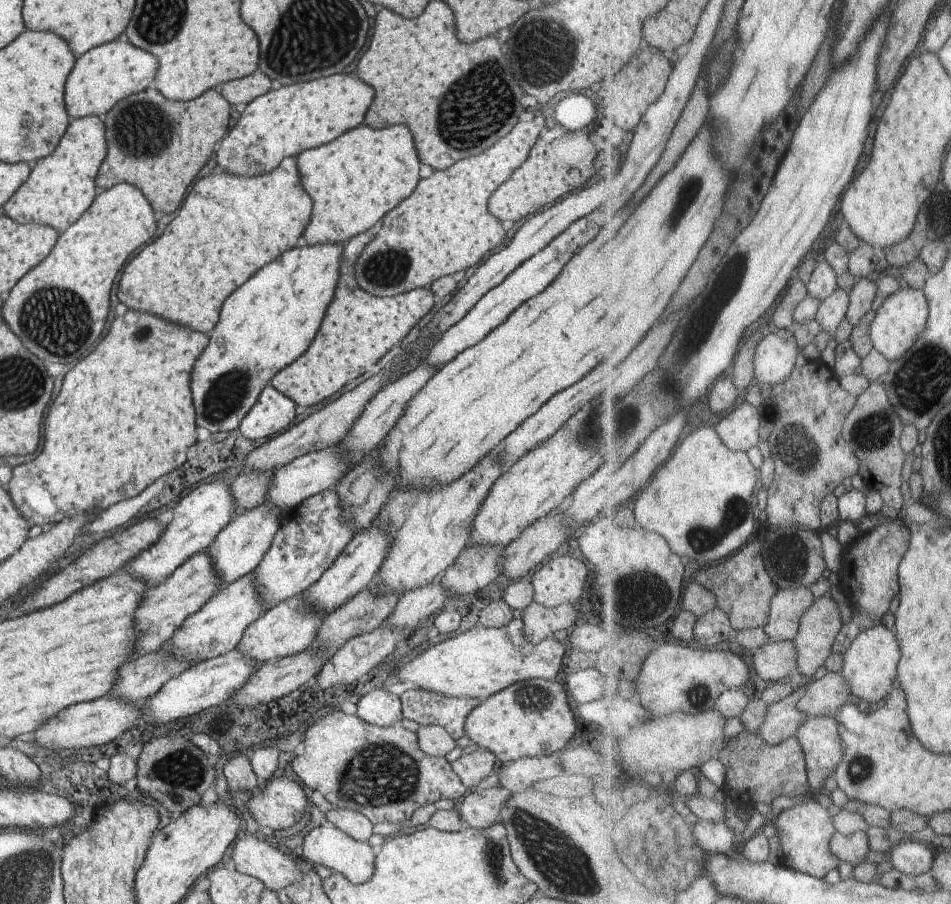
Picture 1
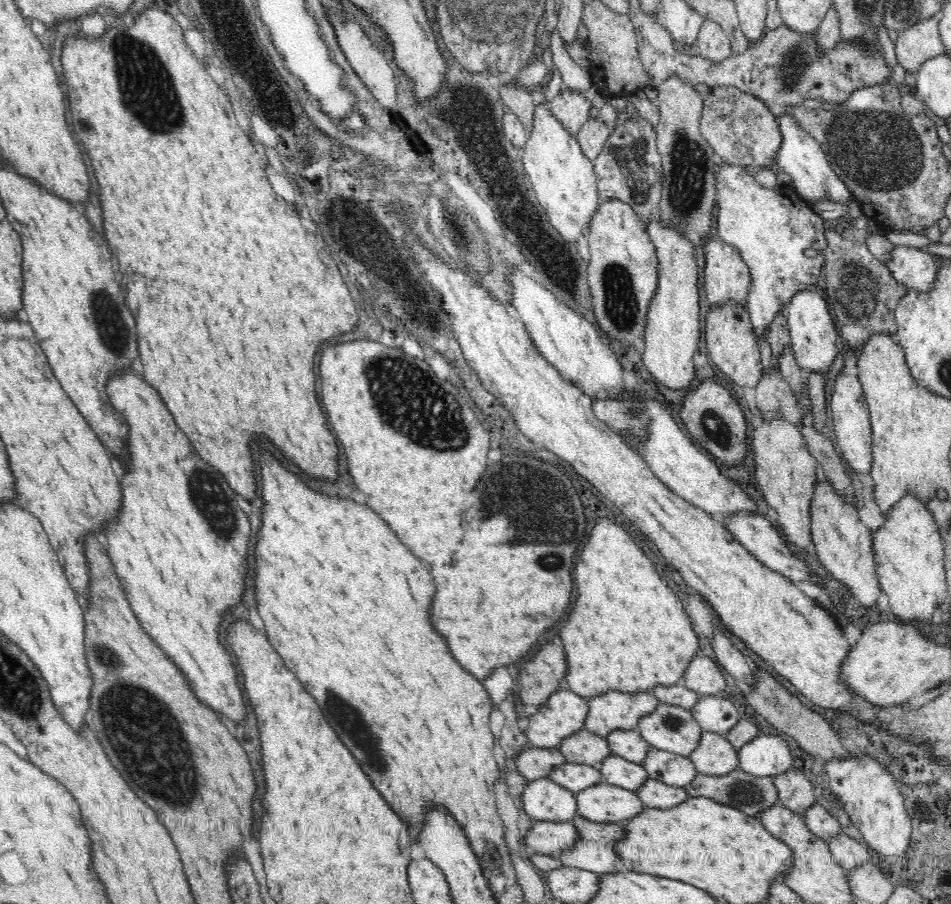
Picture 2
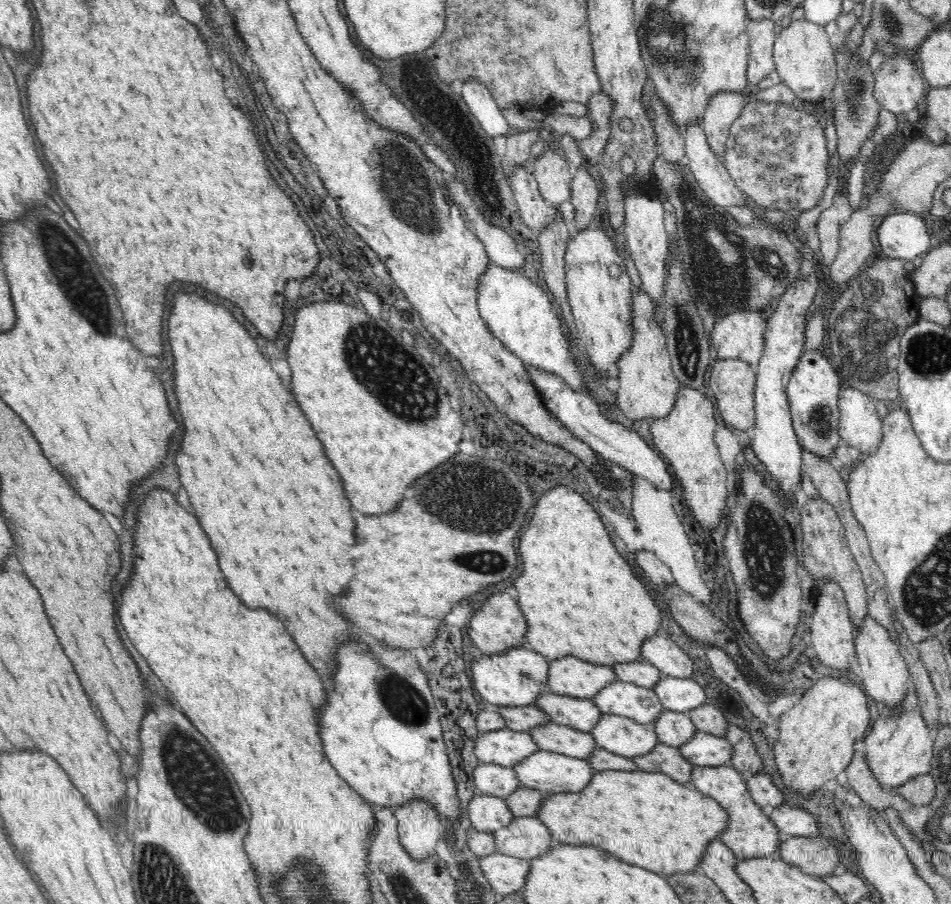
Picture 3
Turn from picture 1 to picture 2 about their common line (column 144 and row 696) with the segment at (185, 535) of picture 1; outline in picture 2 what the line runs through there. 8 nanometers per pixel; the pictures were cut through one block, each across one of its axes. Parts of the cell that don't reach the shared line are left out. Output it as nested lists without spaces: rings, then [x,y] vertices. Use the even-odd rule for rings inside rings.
[[[558,687],[537,712],[528,718],[525,729],[532,747],[558,747],[563,738],[584,728],[588,716],[588,698]]]

